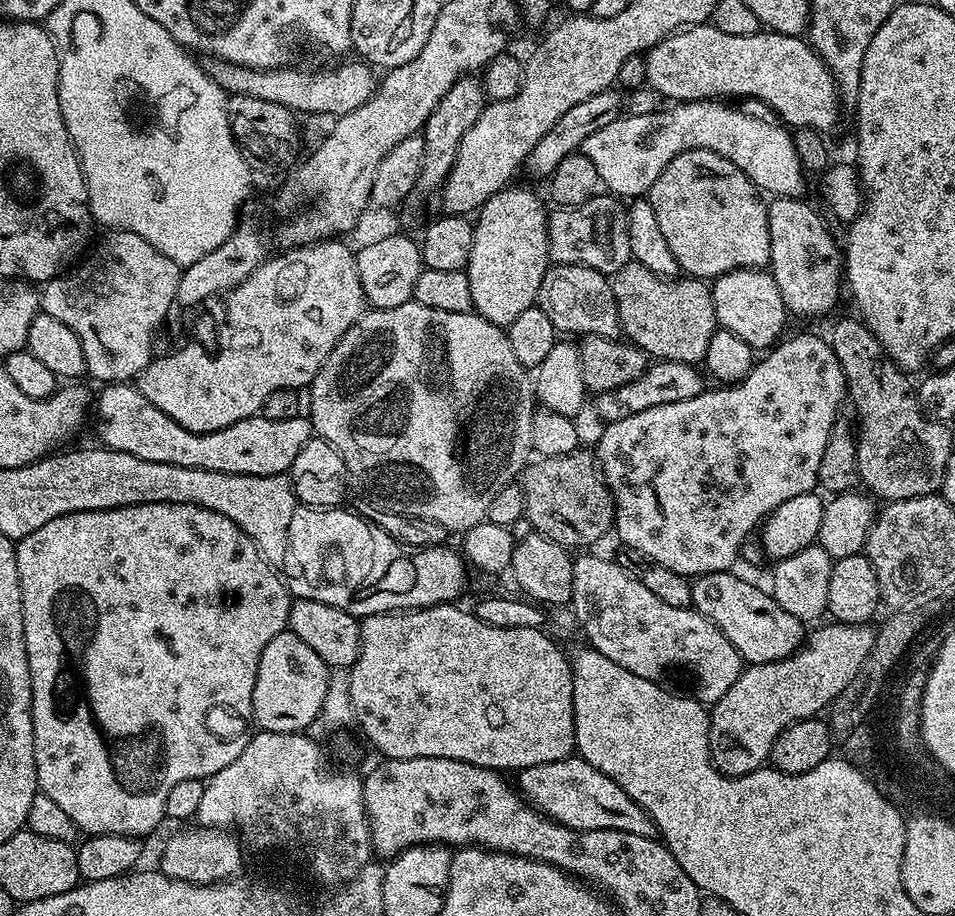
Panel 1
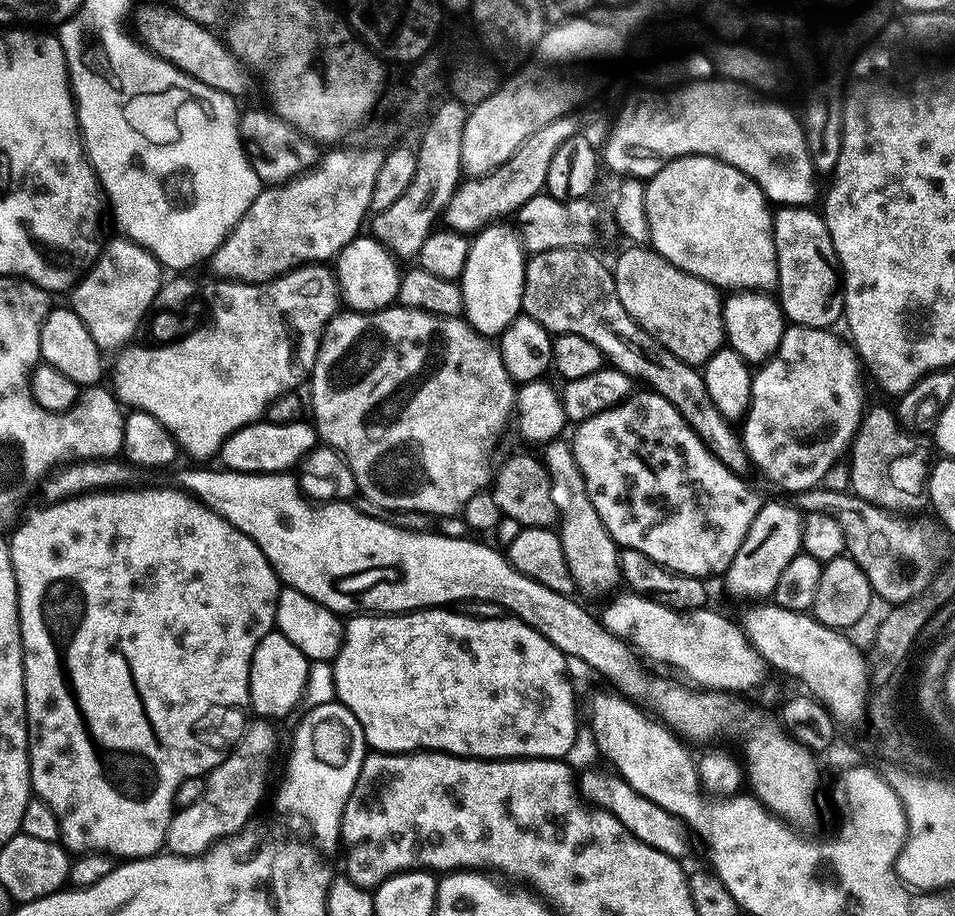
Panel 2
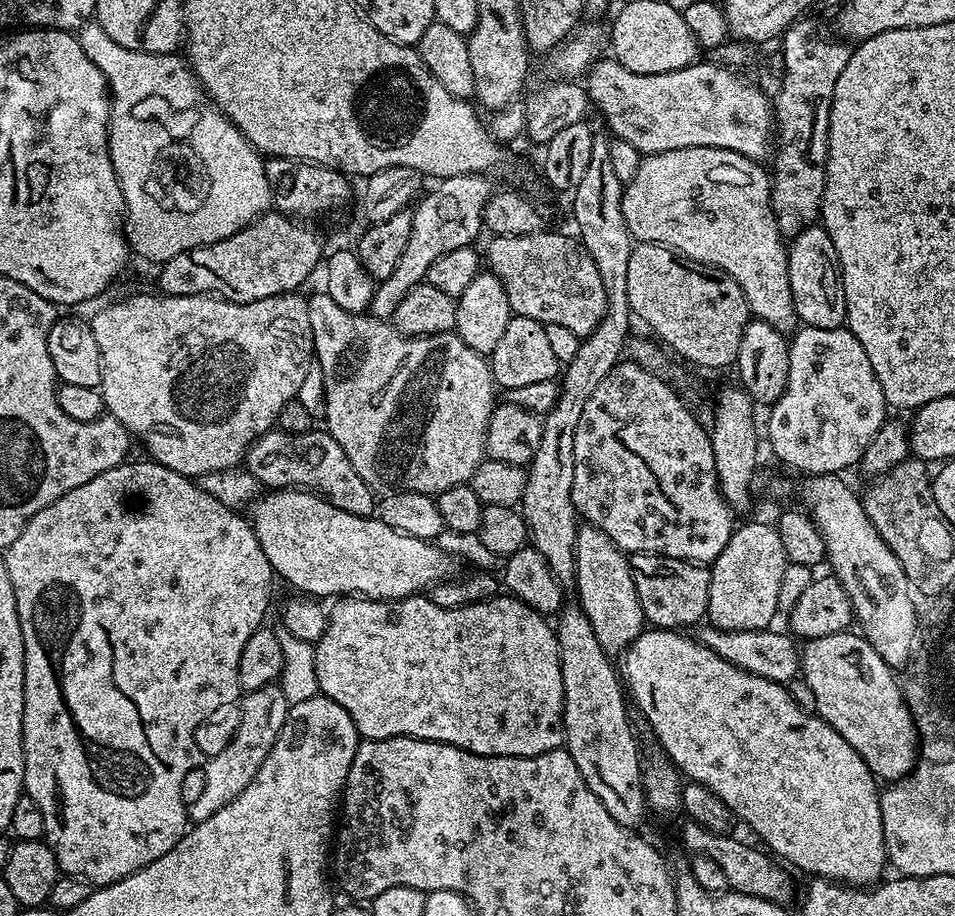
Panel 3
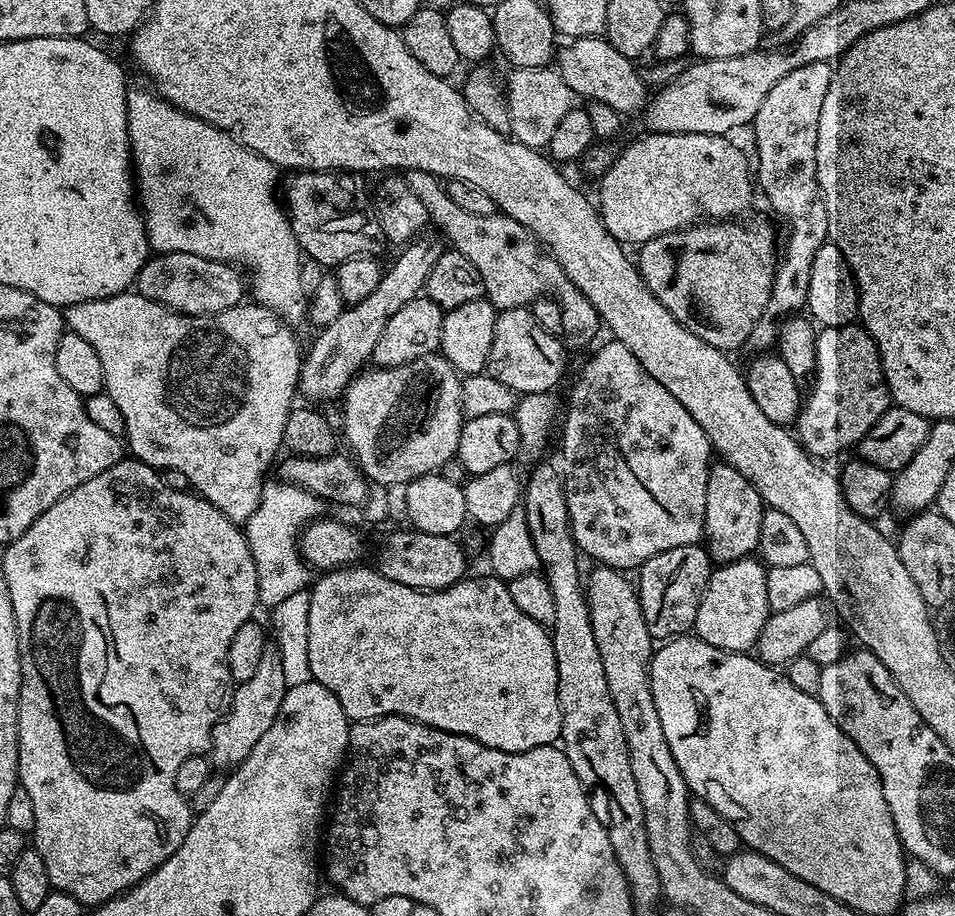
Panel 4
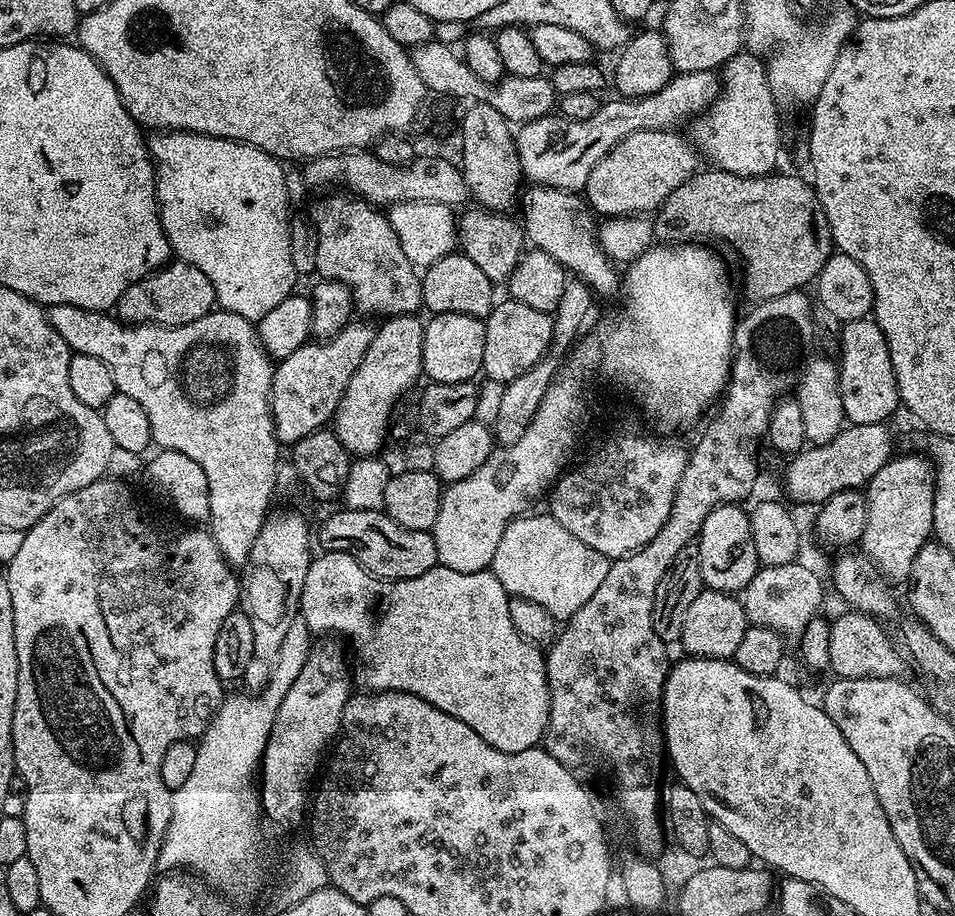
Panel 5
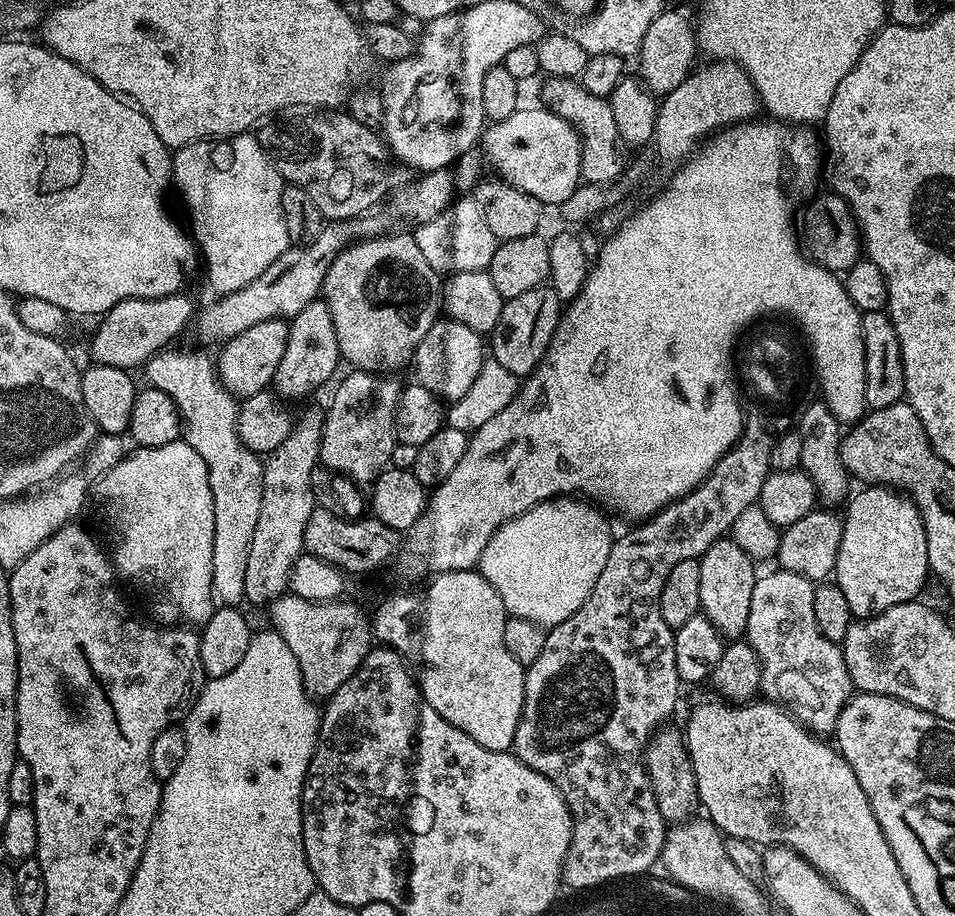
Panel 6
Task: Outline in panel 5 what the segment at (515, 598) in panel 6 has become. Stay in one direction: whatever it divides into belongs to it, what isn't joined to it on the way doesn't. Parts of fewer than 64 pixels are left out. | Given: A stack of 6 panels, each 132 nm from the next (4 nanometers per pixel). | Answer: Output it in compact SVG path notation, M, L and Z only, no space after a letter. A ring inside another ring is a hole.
M551 514L532 515L518 516L508 523L498 550L494 550L490 570L502 582L509 597L538 602L538 606L546 606L558 618L570 617L586 606L594 590L602 586L610 561L598 554L598 550L590 550L586 542L578 542Z

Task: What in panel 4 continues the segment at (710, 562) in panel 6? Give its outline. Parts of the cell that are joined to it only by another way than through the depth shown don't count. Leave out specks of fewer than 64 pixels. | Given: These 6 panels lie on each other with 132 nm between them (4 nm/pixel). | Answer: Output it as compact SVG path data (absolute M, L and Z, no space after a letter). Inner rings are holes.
M716 462L709 467L703 543L707 547L713 565L719 566L743 560L751 557L759 549L760 527L765 507L758 490L754 490L754 486L750 486L750 482L746 482L746 478L742 478L742 474L734 470L734 466Z

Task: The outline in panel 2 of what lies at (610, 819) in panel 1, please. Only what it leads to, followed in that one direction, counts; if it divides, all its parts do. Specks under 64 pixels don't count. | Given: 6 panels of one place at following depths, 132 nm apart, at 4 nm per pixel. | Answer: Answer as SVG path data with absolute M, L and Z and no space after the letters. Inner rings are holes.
M581 771L578 776L580 795L595 807L605 808L607 812L614 814L614 818L618 818L618 822L622 822L622 826L626 826L626 830L630 830L634 838L646 842L646 846L654 846L654 850L662 850L662 854L684 858L693 840L688 825L674 814L662 810L662 806L650 802L650 798L635 792L618 774L608 772Z

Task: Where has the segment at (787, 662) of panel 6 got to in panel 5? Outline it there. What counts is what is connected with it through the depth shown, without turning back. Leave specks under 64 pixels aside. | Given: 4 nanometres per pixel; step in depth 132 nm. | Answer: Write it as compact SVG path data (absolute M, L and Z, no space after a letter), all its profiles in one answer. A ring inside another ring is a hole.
M803 562L786 566L761 567L742 593L742 603L748 615L749 625L769 628L788 638L799 638L806 630L806 622L821 611L824 588L820 580Z

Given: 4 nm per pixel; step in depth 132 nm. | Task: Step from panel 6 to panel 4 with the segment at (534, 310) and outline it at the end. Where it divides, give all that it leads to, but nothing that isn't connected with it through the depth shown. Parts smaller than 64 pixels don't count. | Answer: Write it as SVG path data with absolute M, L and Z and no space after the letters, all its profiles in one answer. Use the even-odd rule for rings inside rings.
M511 308L496 317L487 371L498 378L502 386L510 386L510 390L517 394L552 392L555 384L564 376L564 352L565 341L560 336L542 330L531 310Z

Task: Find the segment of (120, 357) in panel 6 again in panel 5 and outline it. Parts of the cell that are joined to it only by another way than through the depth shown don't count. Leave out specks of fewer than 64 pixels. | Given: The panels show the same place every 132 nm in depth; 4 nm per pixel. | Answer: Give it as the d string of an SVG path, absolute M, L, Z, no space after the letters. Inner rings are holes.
M173 259L157 272L151 272L127 288L118 298L114 312L125 324L164 324L167 328L173 328L186 322L198 322L198 318L216 307L216 295L214 286L210 286L210 278L206 278L198 266Z

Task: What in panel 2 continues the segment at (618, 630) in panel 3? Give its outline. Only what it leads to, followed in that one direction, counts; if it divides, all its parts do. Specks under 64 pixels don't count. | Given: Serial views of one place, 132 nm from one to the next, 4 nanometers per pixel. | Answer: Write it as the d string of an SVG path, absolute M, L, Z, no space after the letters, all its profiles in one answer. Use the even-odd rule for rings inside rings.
M564 438L551 440L549 444L543 445L542 452L542 463L552 480L552 497L559 513L558 531L562 554L566 554L566 566L570 566L576 592L581 597L611 597L617 591L615 588L621 587L622 584L618 545L606 530L606 526L602 526L602 518L598 518L598 510L594 510L590 494L586 494L586 482L582 478L582 470L578 470L578 462L574 458L569 441Z

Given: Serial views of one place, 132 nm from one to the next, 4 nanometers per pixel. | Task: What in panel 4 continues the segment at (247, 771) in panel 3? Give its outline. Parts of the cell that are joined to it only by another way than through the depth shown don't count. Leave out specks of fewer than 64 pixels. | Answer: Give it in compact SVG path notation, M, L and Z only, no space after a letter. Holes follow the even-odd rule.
M266 646L262 650L262 659L246 682L236 684L232 693L232 701L228 704L228 710L224 719L217 724L212 732L212 746L210 760L217 769L231 770L241 764L254 750L258 738L270 730L274 718L278 718L278 710L282 706L282 698L288 693L290 685L286 682L286 673L282 670L282 658L280 650L275 646Z

